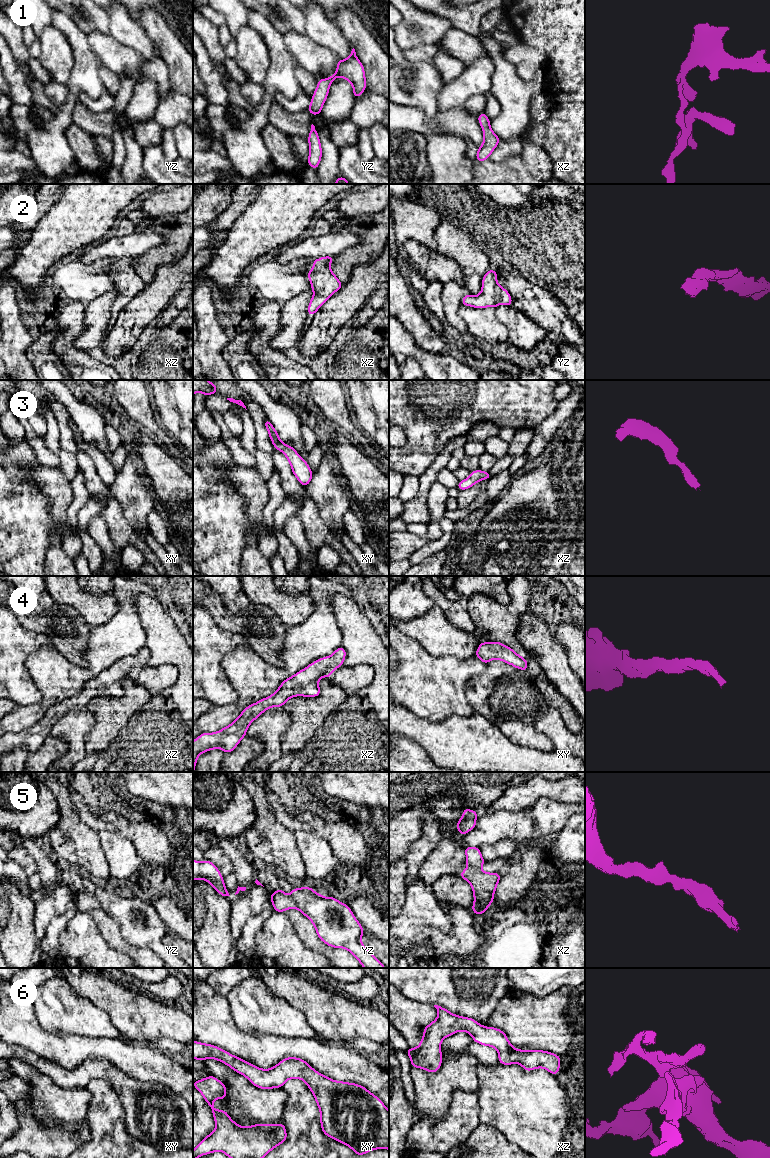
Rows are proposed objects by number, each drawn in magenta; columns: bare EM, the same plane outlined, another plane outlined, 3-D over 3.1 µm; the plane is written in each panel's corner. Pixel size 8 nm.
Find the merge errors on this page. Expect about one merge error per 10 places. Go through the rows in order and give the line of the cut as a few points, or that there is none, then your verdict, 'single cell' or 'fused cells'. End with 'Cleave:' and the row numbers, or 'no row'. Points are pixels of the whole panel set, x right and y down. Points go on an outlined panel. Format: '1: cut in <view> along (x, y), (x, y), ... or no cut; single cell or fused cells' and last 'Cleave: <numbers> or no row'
1: no cut; single cell
2: no cut; single cell
3: no cut; single cell
4: no cut; single cell
5: no cut; single cell
6: no cut; single cell
Cleave: no row

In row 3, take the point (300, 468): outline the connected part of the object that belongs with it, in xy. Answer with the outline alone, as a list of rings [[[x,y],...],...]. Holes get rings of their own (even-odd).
[[[266,418],[264,425],[268,431],[269,437],[272,441],[274,448],[281,451],[288,459],[292,472],[303,487],[306,487],[313,477],[308,463],[296,452],[294,447],[287,446],[282,442],[278,436],[276,429],[272,423]]]

